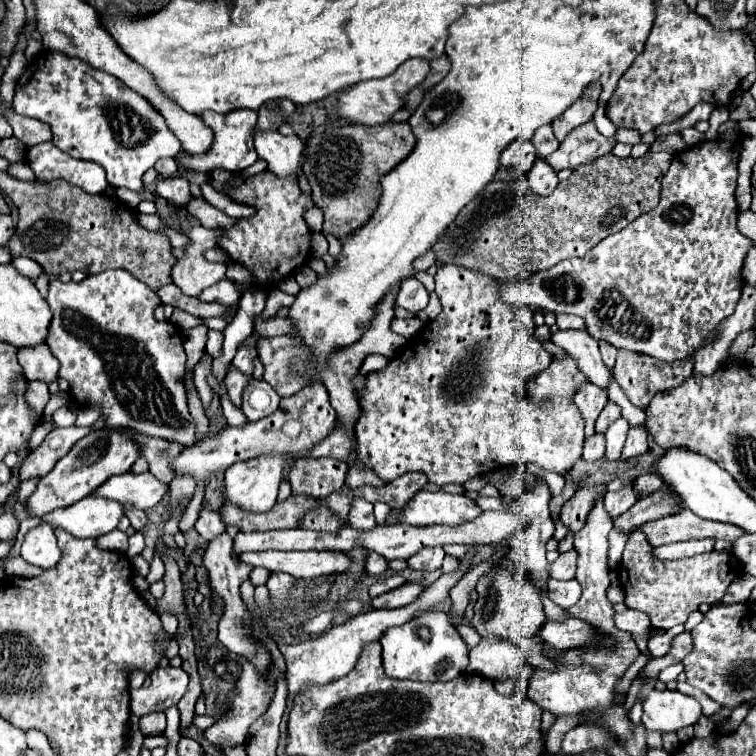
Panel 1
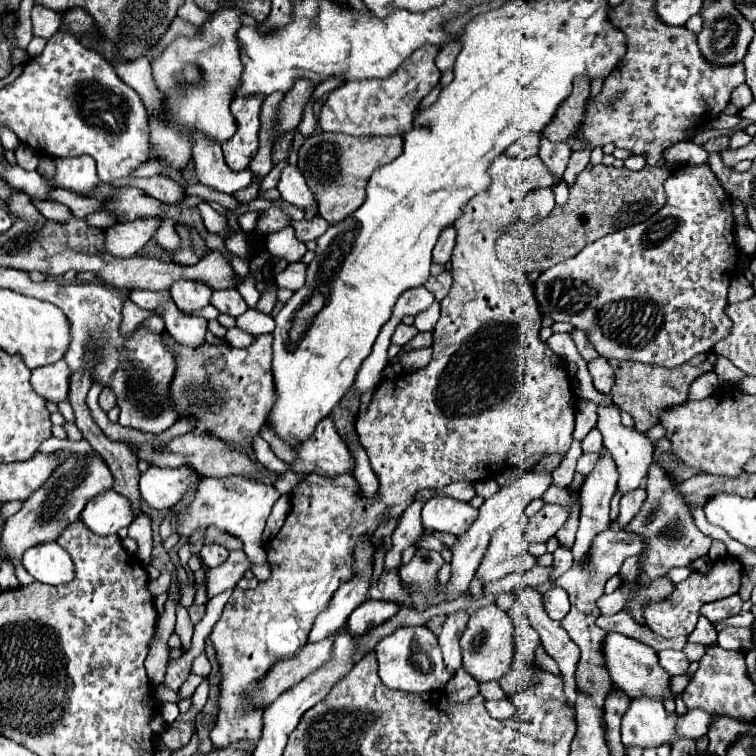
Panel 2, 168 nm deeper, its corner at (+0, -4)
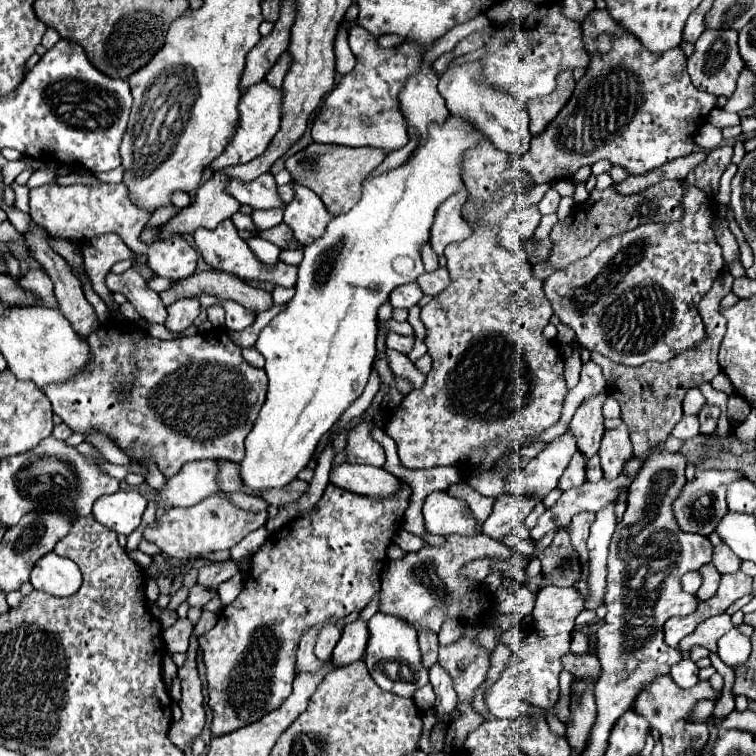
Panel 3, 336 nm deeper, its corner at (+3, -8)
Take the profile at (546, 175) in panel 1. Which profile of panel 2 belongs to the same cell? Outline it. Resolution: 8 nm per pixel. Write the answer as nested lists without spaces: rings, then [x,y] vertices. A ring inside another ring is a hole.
[[[536,188],[530,194],[526,194],[524,206],[520,210],[520,220],[524,222],[538,222],[540,218],[548,216],[554,208],[554,192],[552,188]]]

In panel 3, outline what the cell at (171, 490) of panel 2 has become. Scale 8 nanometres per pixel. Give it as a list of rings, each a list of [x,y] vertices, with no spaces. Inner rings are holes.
[[[217,460],[189,462],[179,474],[167,480],[165,490],[159,492],[159,498],[169,506],[195,506],[221,490],[217,484],[217,474]]]

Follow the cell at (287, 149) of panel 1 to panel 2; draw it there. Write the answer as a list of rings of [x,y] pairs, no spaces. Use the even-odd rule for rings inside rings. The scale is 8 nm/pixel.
[[[286,166],[280,174],[280,180],[278,180],[278,192],[280,192],[280,198],[290,202],[292,206],[298,206],[298,208],[310,208],[314,206],[314,196],[310,192],[310,188],[306,186],[306,180],[304,176],[300,174],[300,170],[296,166]]]

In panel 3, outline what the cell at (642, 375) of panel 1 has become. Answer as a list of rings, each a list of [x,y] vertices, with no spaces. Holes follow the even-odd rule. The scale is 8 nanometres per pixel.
[[[725,268],[719,278],[713,282],[709,294],[703,296],[703,300],[697,306],[697,312],[703,320],[705,334],[707,338],[699,342],[697,346],[685,350],[685,354],[679,354],[671,362],[645,362],[643,366],[631,368],[625,364],[617,364],[597,352],[591,352],[591,360],[601,366],[605,378],[607,378],[607,392],[613,396],[617,402],[621,402],[621,412],[625,422],[629,422],[629,432],[631,432],[631,442],[633,442],[633,452],[637,458],[647,458],[649,450],[657,446],[659,442],[665,442],[675,428],[675,424],[681,420],[683,410],[681,402],[685,398],[685,392],[693,386],[699,386],[707,380],[713,380],[721,368],[717,362],[717,352],[719,344],[725,336],[725,324],[727,320],[719,312],[719,302],[723,296],[731,292],[733,276]]]

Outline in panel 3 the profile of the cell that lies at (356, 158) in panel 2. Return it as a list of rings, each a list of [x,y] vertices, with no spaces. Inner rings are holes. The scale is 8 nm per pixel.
[[[313,142],[305,150],[287,158],[285,168],[291,174],[295,184],[307,186],[325,202],[327,210],[335,216],[349,212],[361,198],[363,180],[383,162],[385,152],[377,148],[347,148],[347,146],[333,146],[333,144],[317,144]]]

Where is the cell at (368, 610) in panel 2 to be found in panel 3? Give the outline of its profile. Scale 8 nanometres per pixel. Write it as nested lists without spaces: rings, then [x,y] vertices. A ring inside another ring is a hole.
[[[355,620],[355,622],[347,624],[343,628],[341,640],[337,642],[337,646],[331,654],[331,662],[337,668],[341,668],[341,666],[361,660],[365,656],[367,640],[369,640],[369,632],[367,632],[367,624],[363,620]]]

